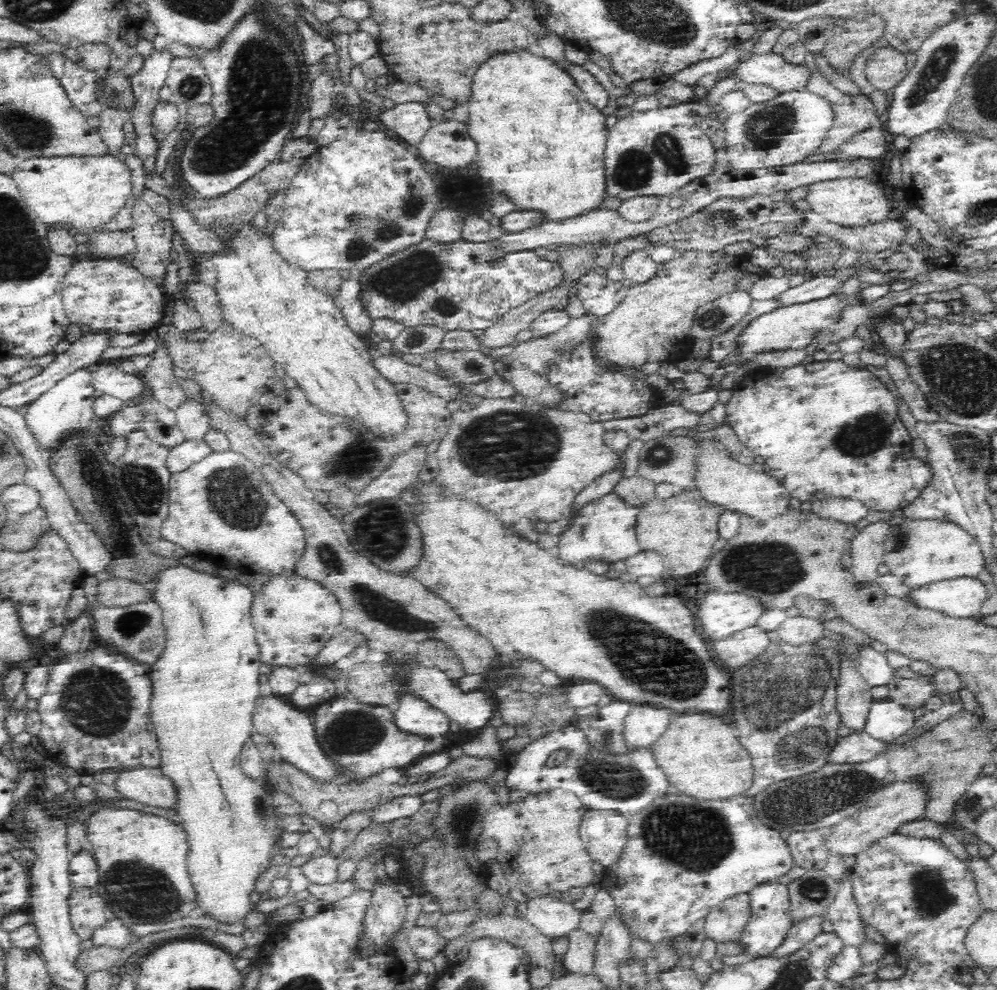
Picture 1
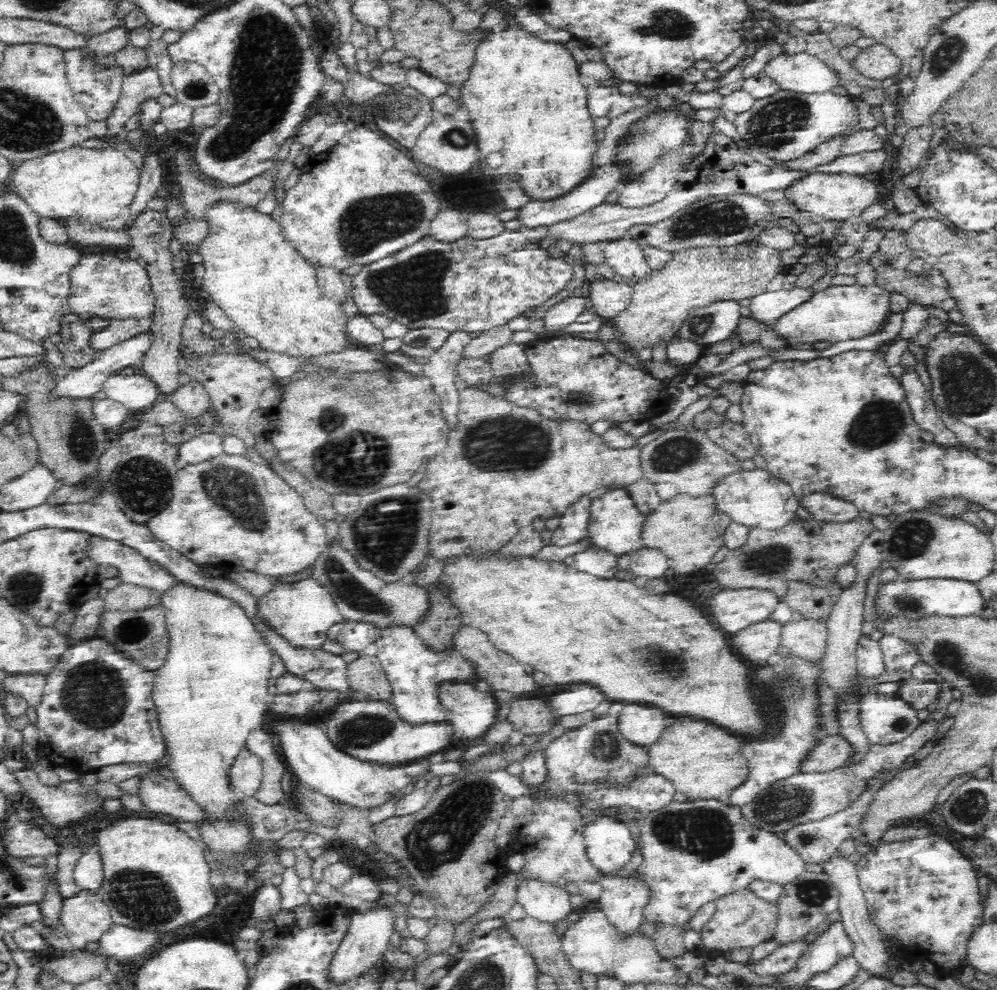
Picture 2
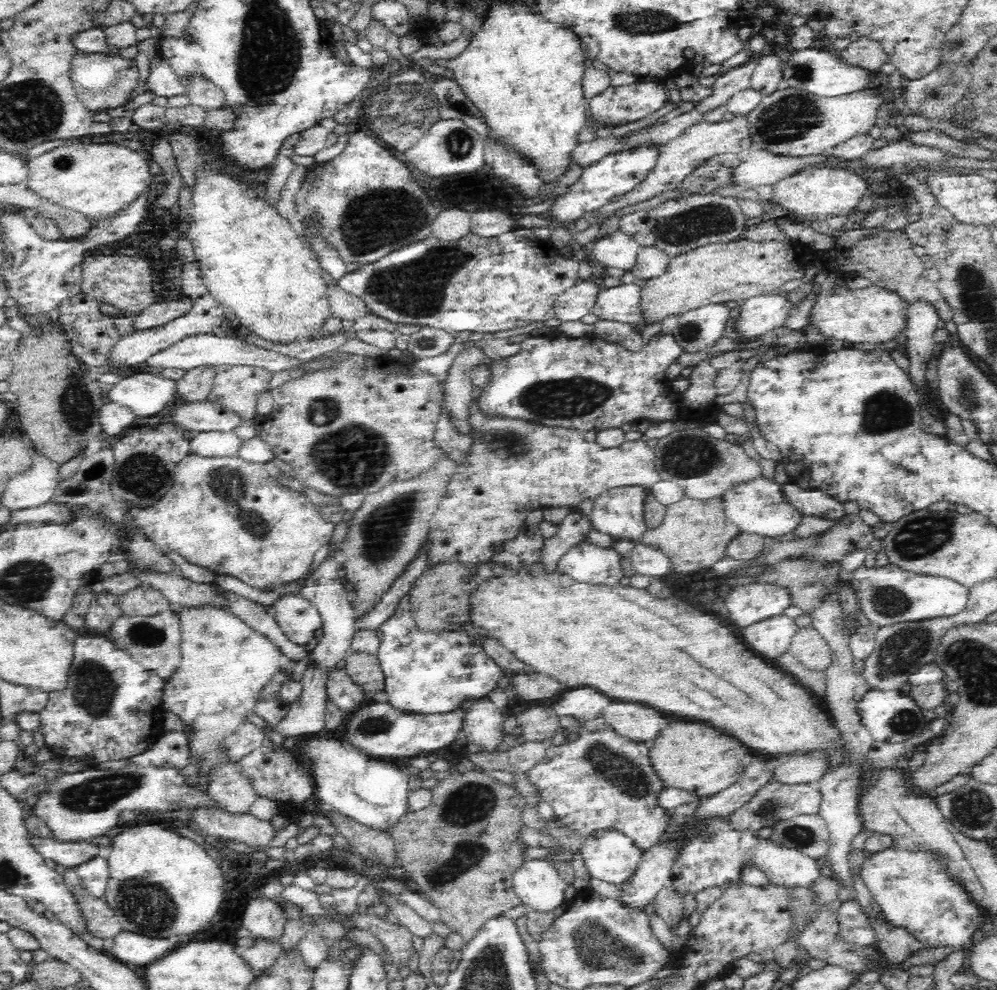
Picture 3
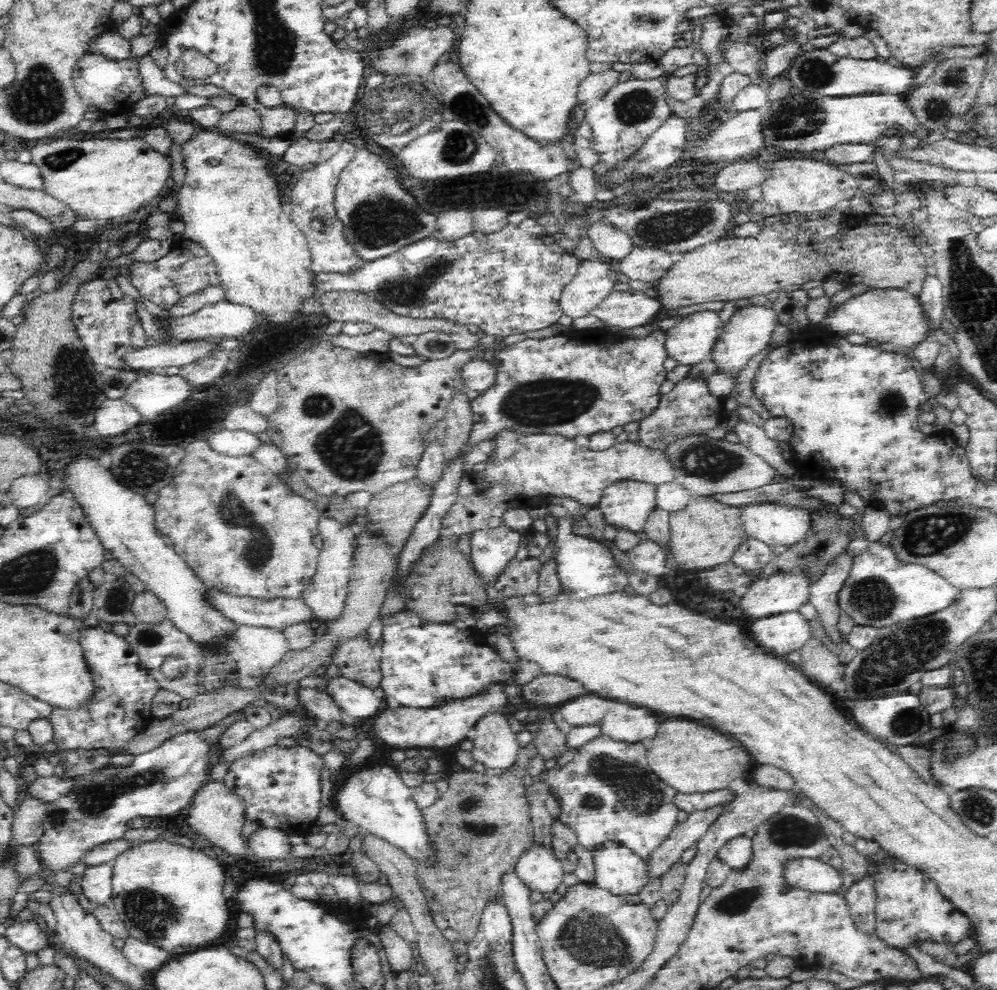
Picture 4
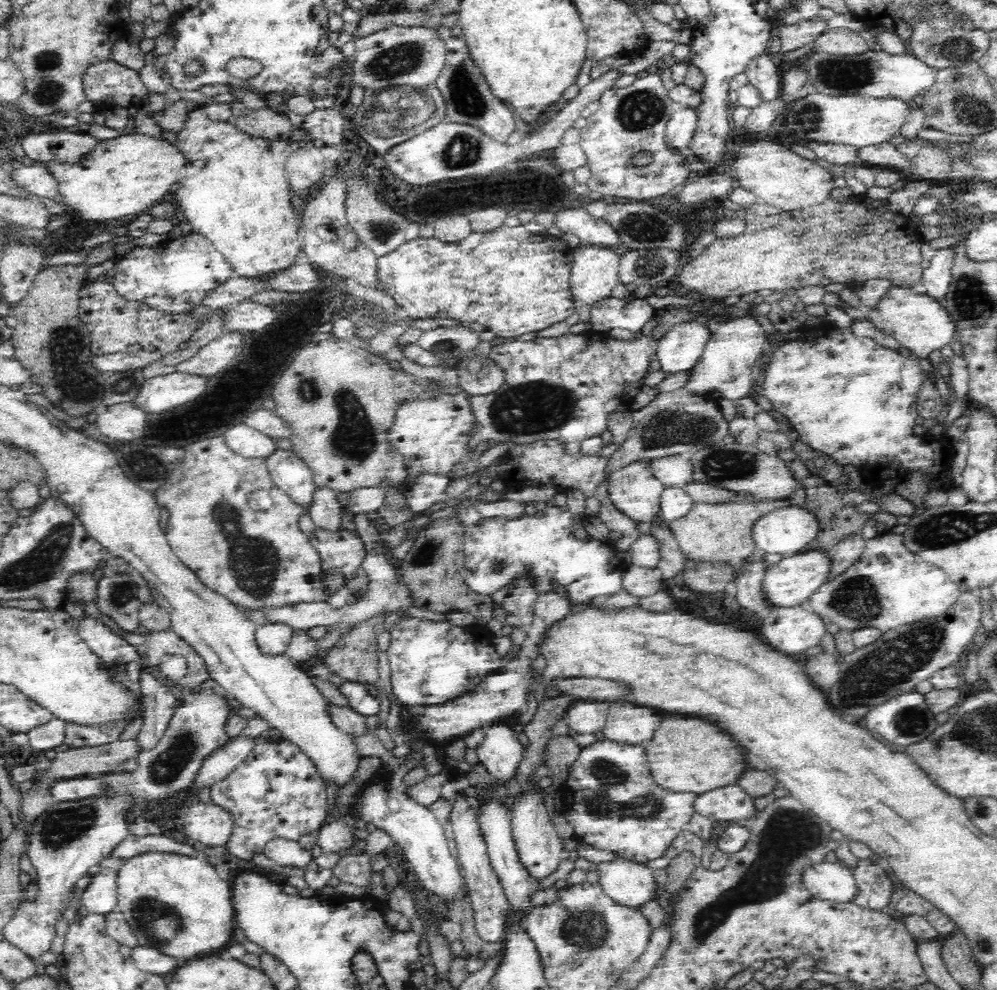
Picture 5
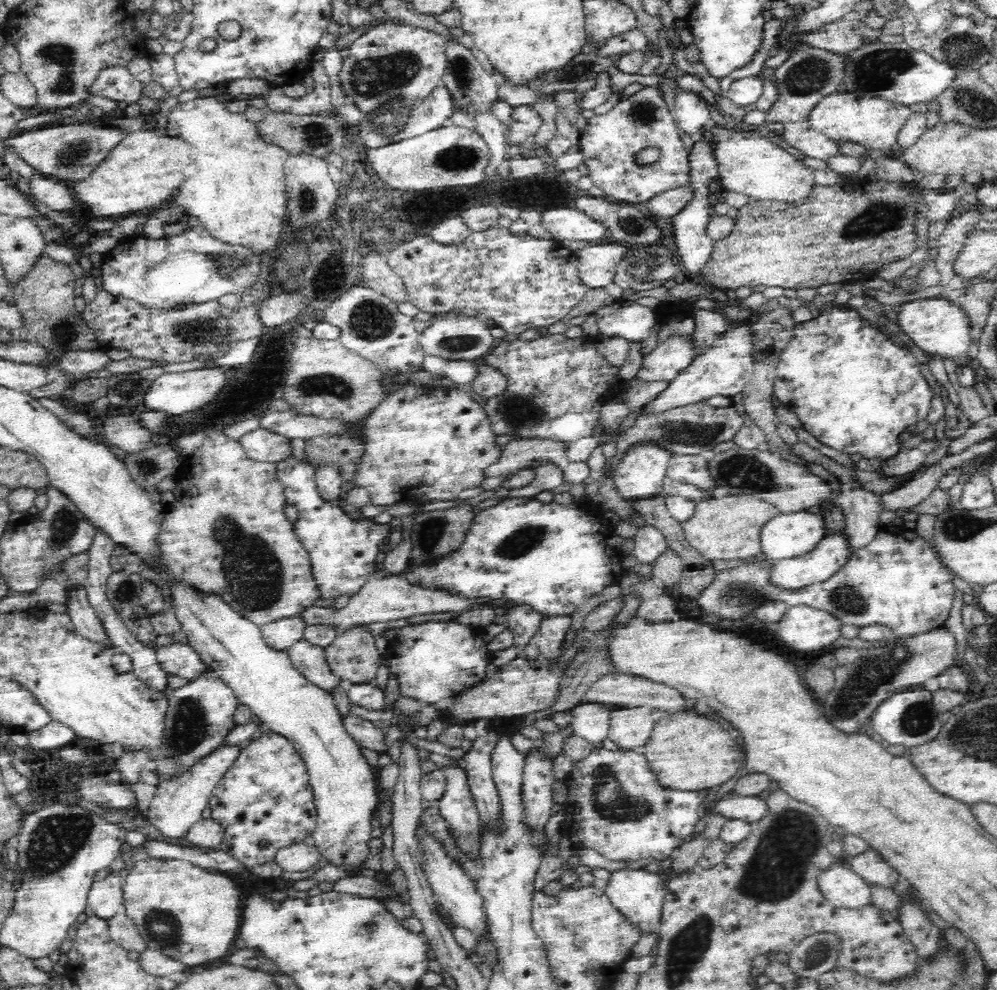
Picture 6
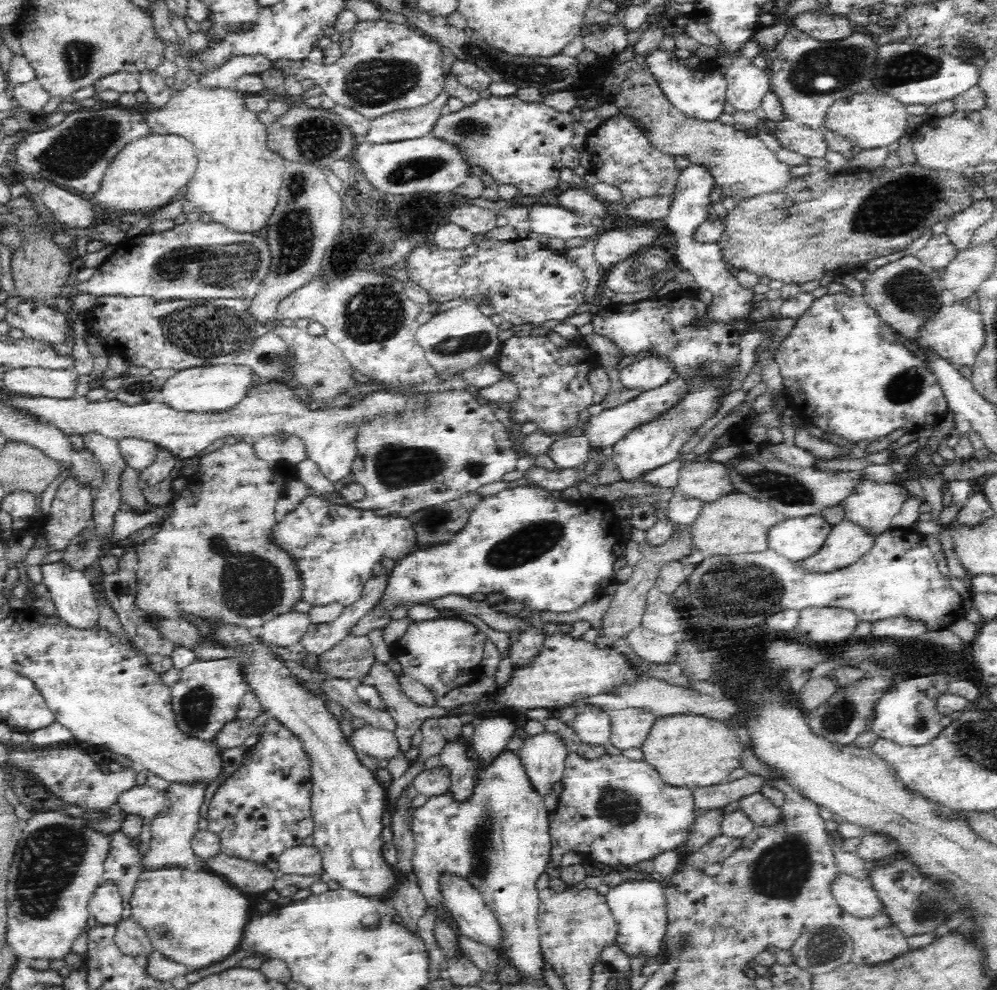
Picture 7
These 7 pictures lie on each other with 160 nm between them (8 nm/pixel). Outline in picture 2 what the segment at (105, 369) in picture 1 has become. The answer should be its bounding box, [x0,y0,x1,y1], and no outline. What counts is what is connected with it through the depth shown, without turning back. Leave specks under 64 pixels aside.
[102,374,162,413]

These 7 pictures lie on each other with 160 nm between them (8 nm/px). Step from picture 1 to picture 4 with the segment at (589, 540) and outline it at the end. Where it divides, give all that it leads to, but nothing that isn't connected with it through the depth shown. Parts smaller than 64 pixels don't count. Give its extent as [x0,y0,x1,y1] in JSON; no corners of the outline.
[598,480,656,532]

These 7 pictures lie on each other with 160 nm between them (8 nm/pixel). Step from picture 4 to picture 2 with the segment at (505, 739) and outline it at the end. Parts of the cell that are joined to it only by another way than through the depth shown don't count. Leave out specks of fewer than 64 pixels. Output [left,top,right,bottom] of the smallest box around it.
[437,680,499,738]

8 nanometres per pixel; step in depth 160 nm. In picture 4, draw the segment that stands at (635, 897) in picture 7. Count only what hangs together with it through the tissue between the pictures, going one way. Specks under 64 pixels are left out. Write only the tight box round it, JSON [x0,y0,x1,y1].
[594,840,648,895]

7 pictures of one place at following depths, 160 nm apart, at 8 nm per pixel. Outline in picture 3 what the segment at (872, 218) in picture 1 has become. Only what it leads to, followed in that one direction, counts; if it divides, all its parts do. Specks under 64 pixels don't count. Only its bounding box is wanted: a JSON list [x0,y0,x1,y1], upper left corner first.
[771,168,868,221]

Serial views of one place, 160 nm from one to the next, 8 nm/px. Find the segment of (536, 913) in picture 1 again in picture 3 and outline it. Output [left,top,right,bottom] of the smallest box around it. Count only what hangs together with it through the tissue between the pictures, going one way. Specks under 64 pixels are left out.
[513,859,567,914]

